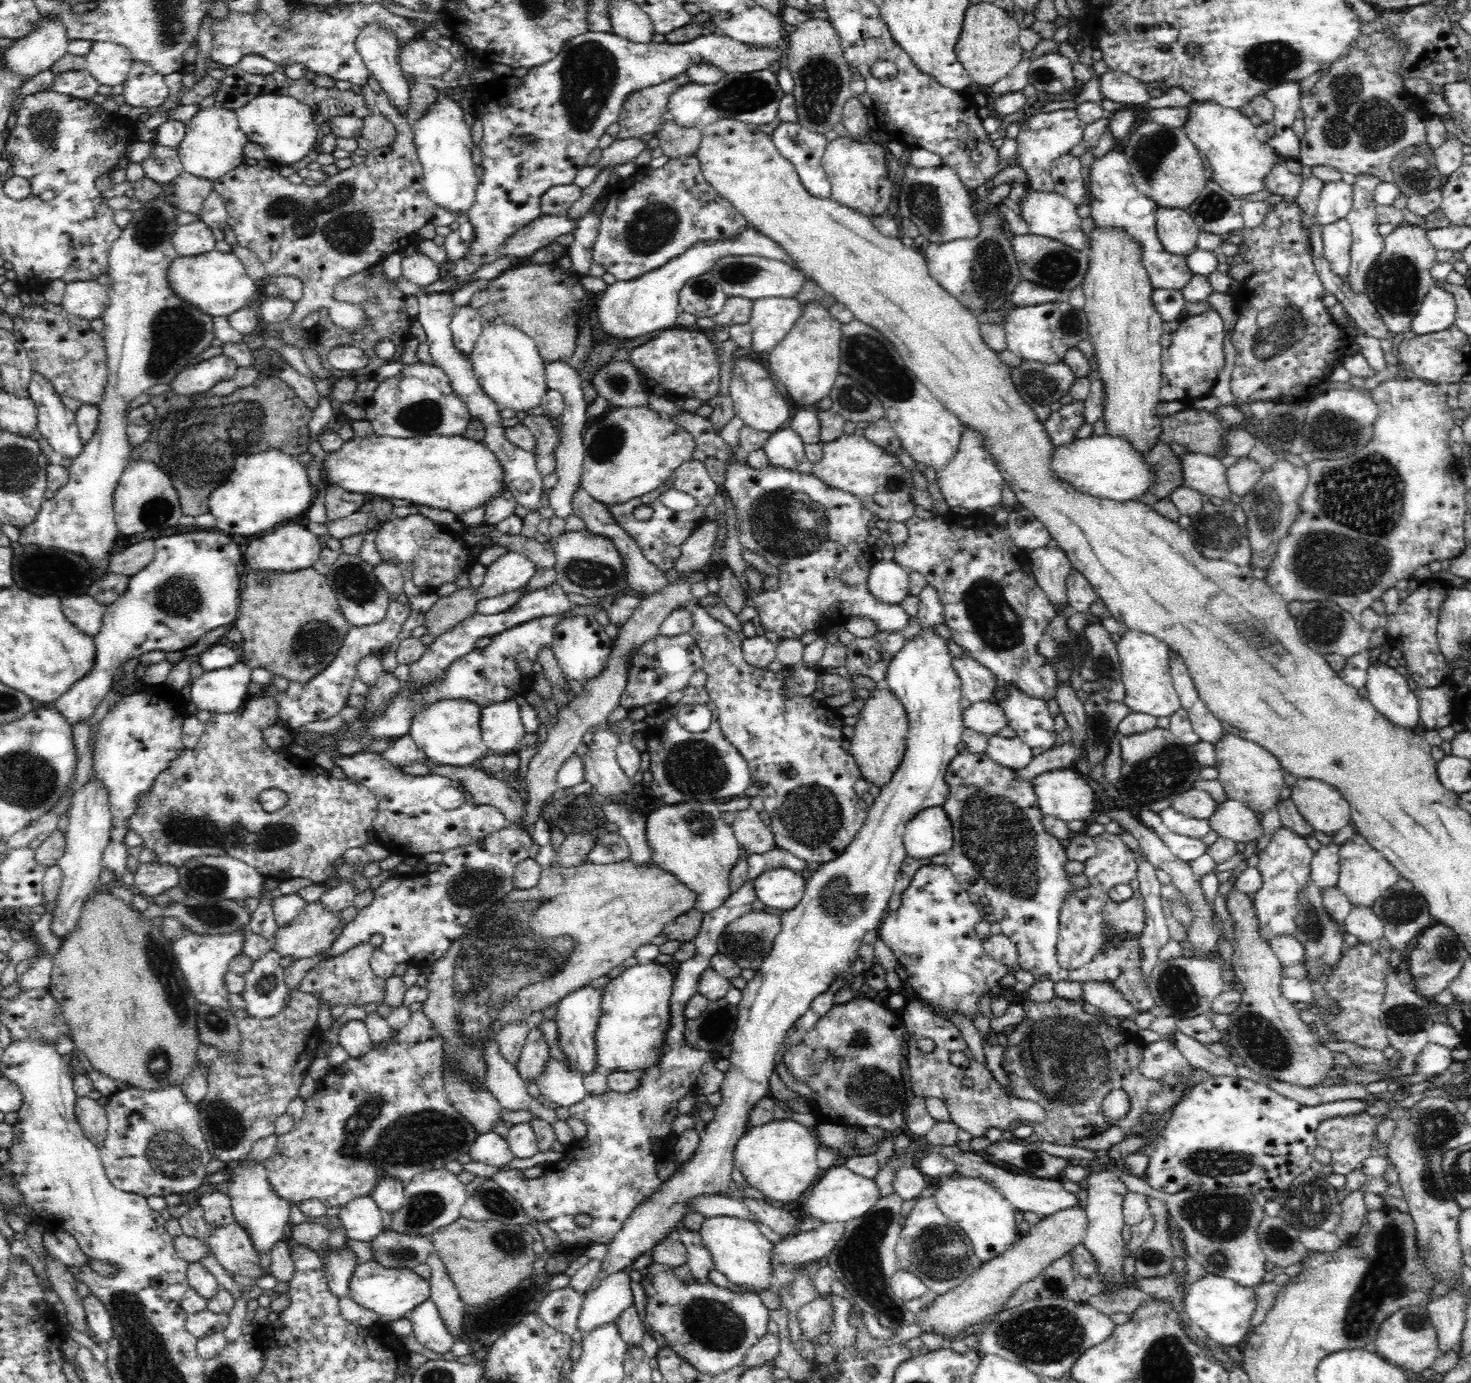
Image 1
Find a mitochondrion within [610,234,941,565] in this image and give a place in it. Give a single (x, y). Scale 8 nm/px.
(784, 523)

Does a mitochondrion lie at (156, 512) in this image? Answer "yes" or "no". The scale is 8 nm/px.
yes

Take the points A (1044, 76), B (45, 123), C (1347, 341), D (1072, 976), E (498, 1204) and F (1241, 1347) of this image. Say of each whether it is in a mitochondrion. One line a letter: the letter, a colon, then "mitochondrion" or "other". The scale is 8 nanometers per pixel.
A: mitochondrion
B: mitochondrion
C: other
D: other
E: mitochondrion
F: other

